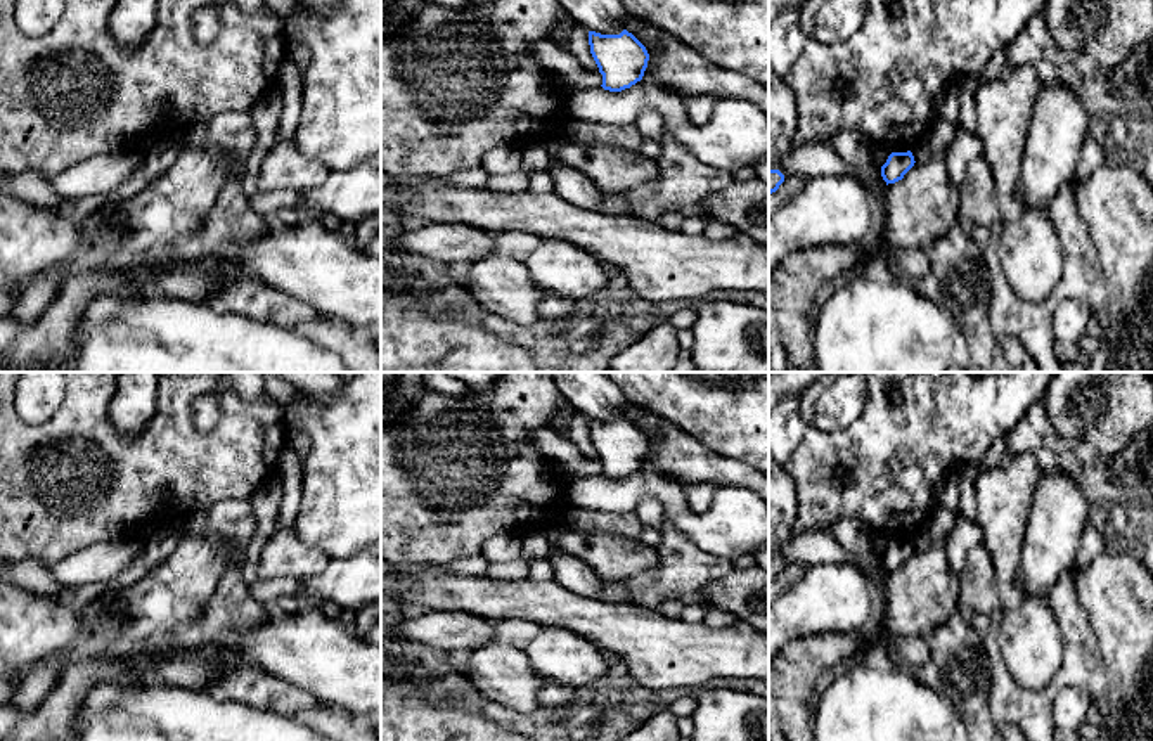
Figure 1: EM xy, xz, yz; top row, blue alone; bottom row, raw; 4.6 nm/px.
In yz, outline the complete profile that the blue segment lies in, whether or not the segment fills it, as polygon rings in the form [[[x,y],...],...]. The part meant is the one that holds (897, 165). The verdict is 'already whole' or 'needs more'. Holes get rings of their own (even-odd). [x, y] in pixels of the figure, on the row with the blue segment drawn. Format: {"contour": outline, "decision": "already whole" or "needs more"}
{"contour": [[[892,152],[886,163],[881,166],[881,177],[888,184],[895,184],[914,166],[914,156],[907,152]]], "decision": "already whole"}

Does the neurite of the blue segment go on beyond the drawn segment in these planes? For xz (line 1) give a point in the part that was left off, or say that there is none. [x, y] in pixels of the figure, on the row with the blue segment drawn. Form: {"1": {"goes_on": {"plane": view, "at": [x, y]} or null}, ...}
{"1": {"goes_on": null}}

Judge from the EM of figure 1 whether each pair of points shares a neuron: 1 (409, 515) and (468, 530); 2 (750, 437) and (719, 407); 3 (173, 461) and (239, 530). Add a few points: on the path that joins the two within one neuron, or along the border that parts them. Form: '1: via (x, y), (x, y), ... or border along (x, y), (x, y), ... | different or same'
1: via (423, 515), (437, 527), (454, 527) | same
2: via (743, 430), (726, 412) | same
3: border along (248, 497), (227, 497), (182, 518) | different

